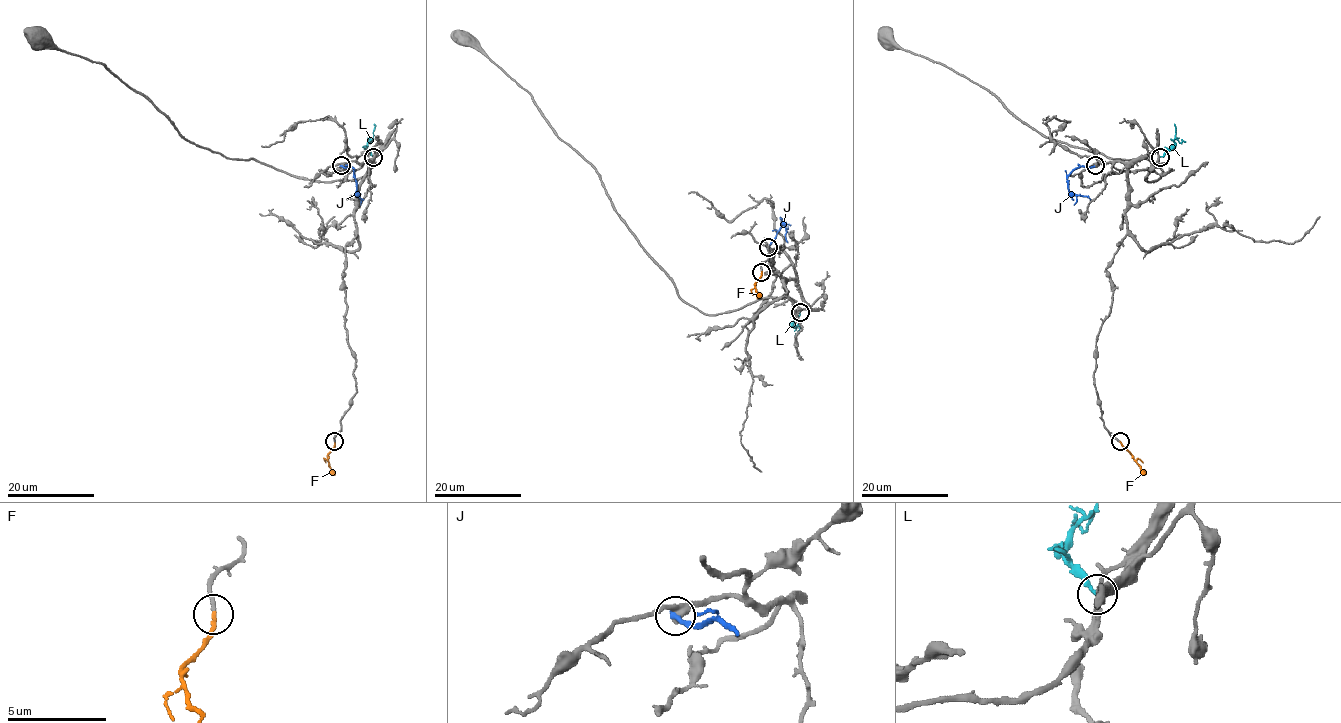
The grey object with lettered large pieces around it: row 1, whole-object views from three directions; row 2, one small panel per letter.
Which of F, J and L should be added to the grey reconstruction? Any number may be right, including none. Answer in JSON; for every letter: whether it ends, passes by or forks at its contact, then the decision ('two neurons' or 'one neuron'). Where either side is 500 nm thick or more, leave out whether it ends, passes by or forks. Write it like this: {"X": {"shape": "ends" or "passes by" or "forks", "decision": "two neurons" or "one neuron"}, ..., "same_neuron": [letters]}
{"F": {"shape": "ends", "decision": "one neuron"}, "J": {"shape": "ends", "decision": "two neurons"}, "L": {"shape": "ends", "decision": "two neurons"}, "same_neuron": ["F"]}

